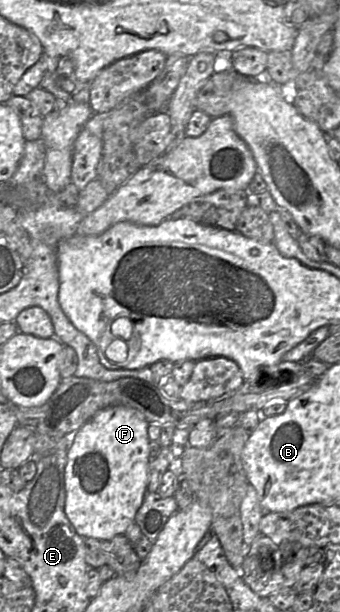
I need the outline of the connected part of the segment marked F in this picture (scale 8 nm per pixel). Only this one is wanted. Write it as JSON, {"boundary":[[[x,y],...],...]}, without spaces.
{"boundary":[[[127,406],[97,412],[70,440],[64,474],[65,514],[83,538],[110,540],[124,535],[147,493],[149,482],[149,423]]]}

